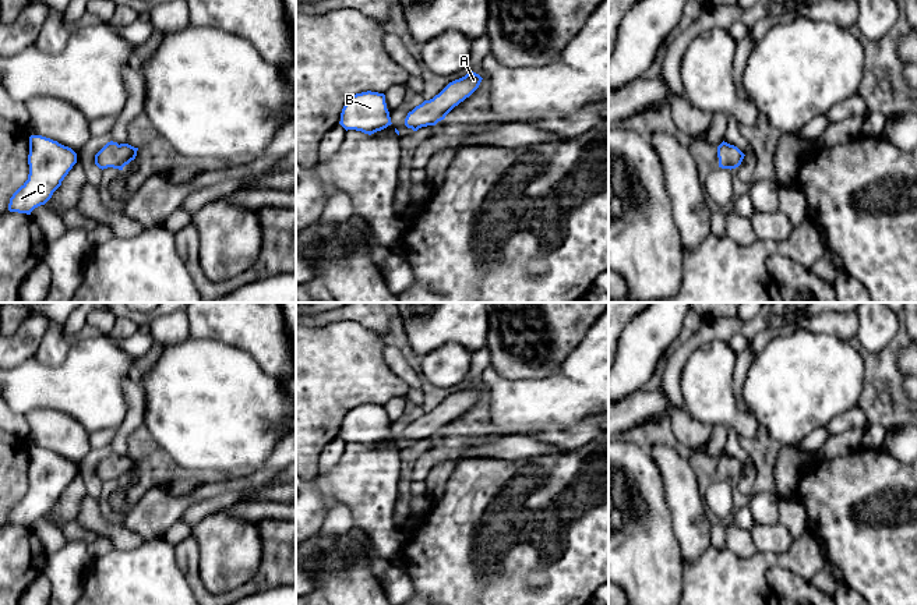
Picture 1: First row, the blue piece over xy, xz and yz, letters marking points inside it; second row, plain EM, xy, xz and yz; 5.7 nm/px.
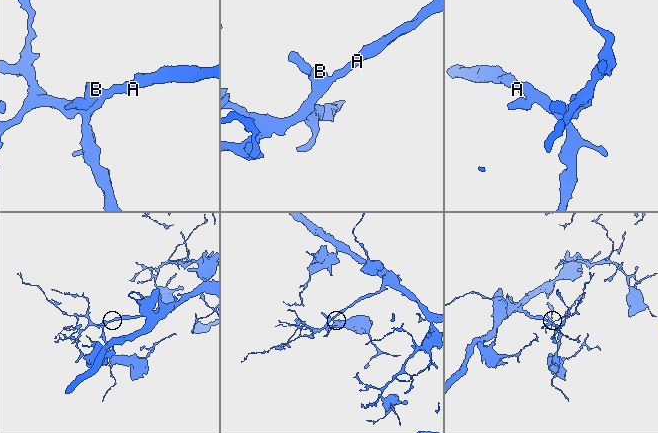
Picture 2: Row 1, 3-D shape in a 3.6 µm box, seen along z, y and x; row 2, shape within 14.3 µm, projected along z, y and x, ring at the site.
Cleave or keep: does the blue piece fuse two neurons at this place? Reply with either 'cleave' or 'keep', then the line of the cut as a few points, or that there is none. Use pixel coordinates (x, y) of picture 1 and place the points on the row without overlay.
keep; no cut

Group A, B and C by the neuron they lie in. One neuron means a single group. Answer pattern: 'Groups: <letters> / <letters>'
Groups: A B C

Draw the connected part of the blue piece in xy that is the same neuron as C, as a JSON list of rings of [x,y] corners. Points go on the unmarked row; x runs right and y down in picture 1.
[[[42,447],[29,449],[28,492],[13,506],[10,524],[27,526],[45,517],[77,475],[77,466]]]

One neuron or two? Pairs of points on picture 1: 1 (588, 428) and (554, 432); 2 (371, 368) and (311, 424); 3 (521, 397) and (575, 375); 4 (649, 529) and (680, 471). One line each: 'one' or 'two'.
1: one
2: one
3: one
4: two

